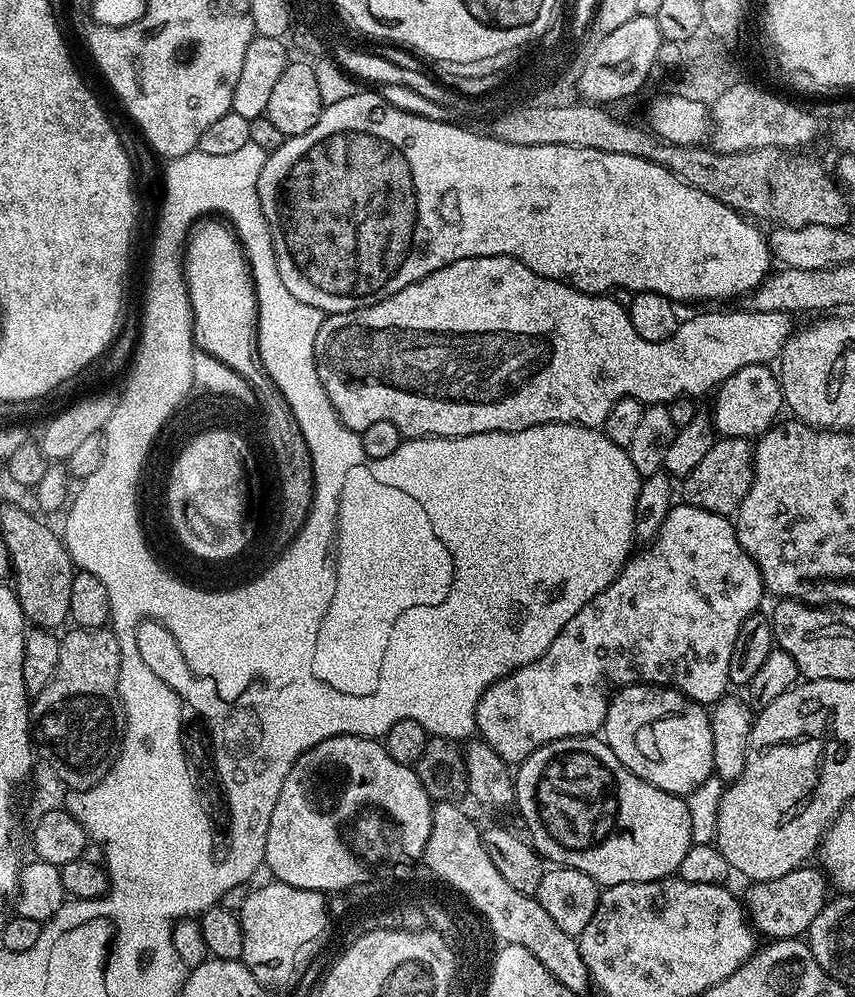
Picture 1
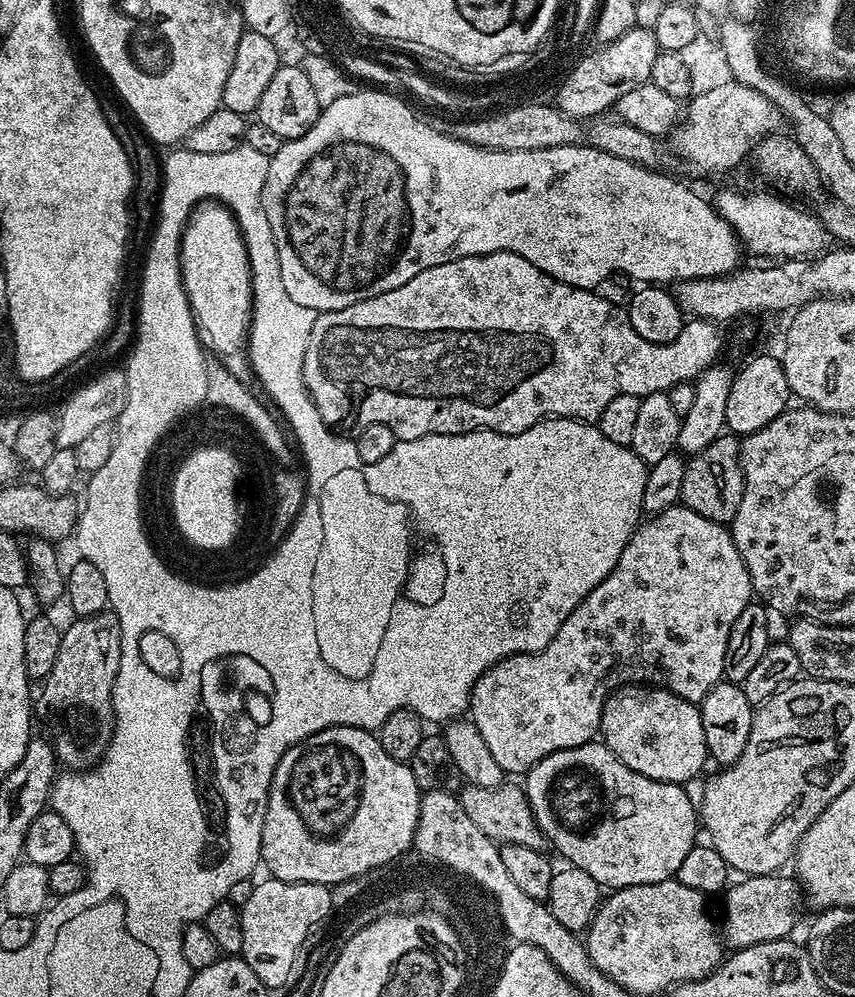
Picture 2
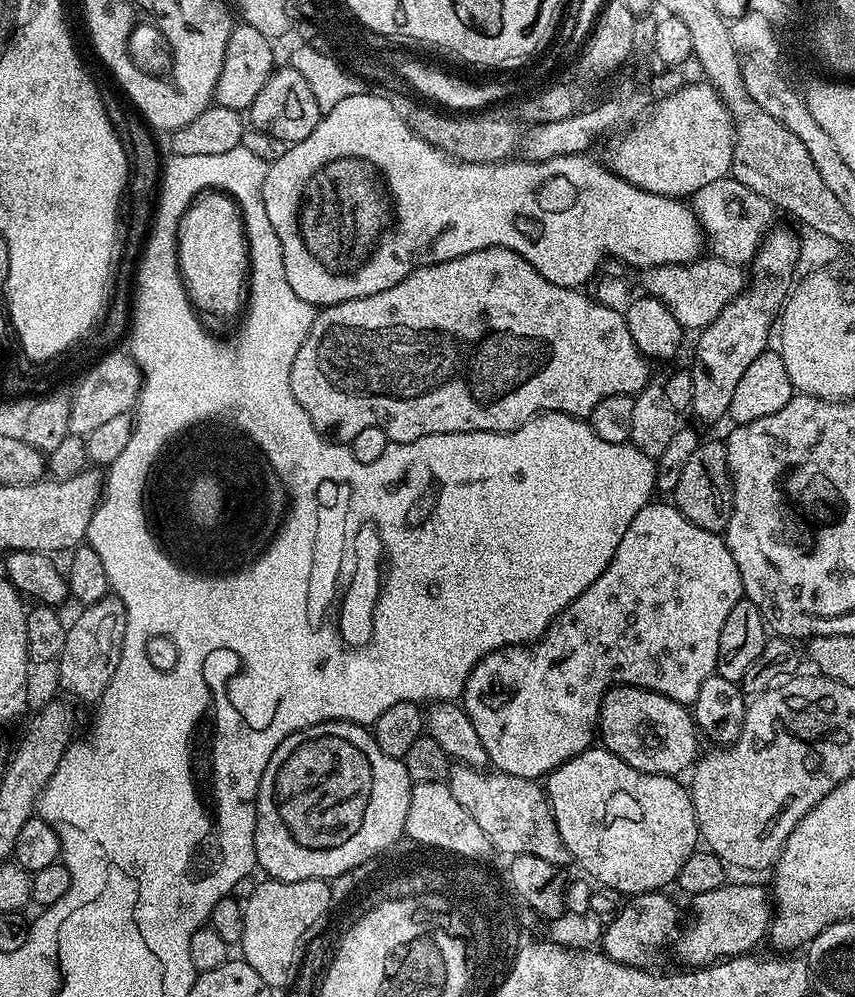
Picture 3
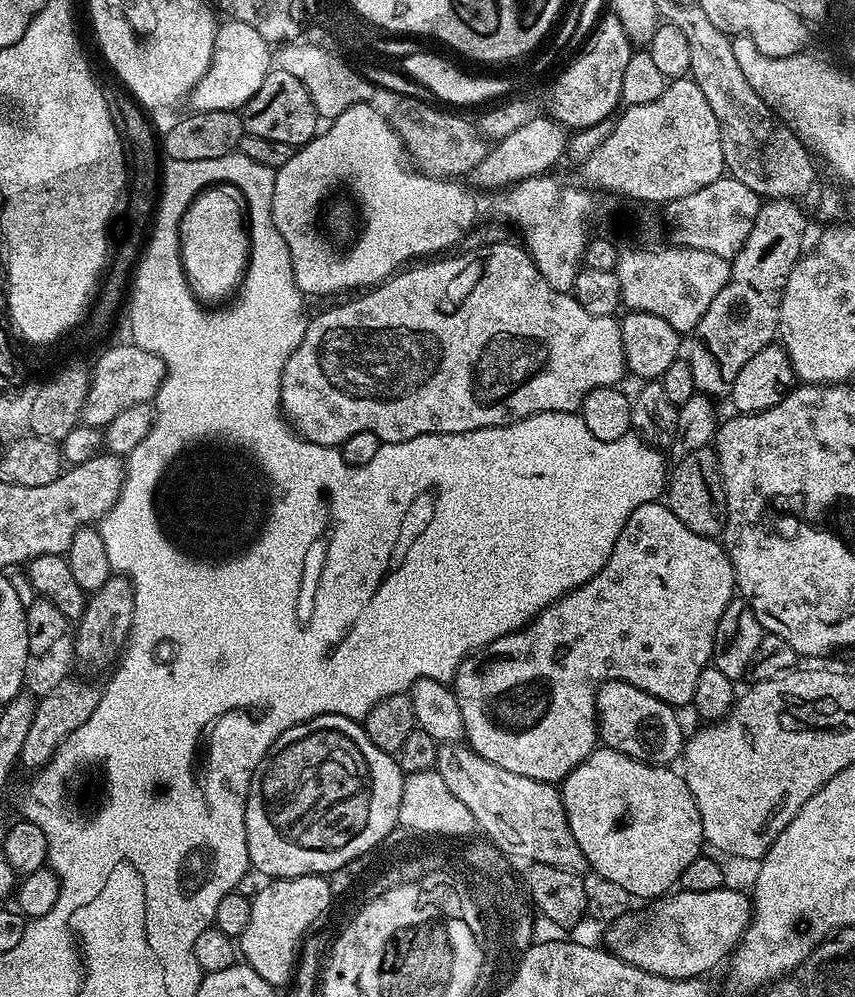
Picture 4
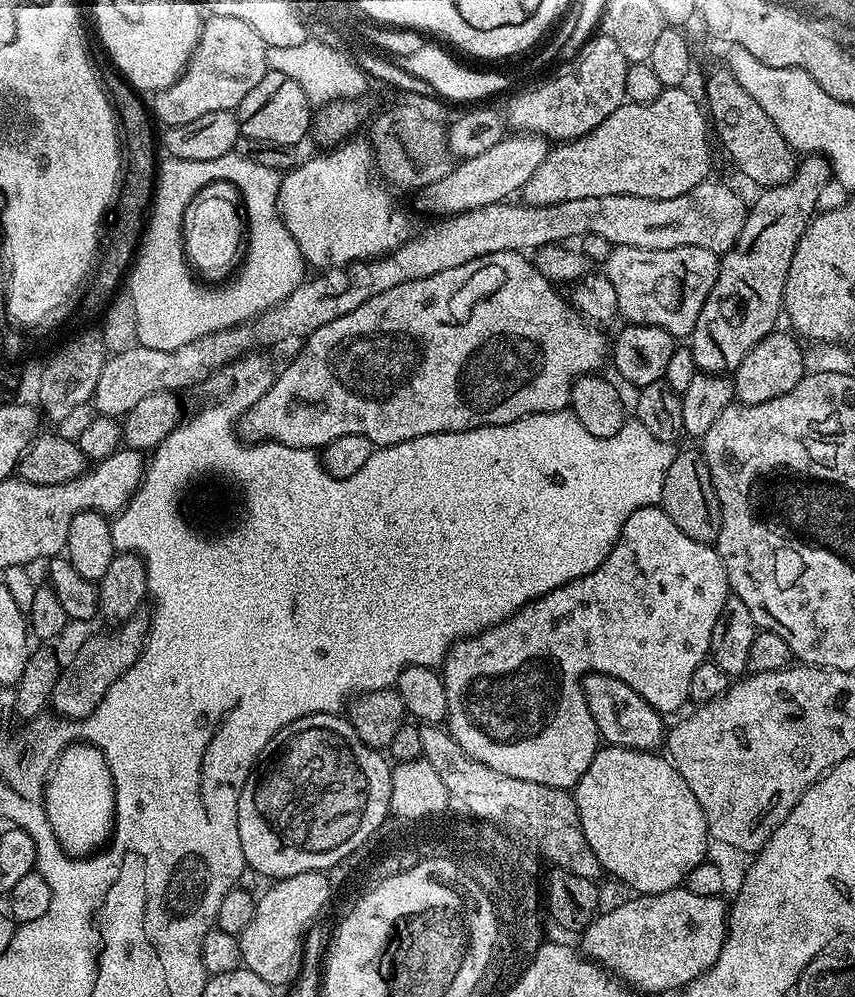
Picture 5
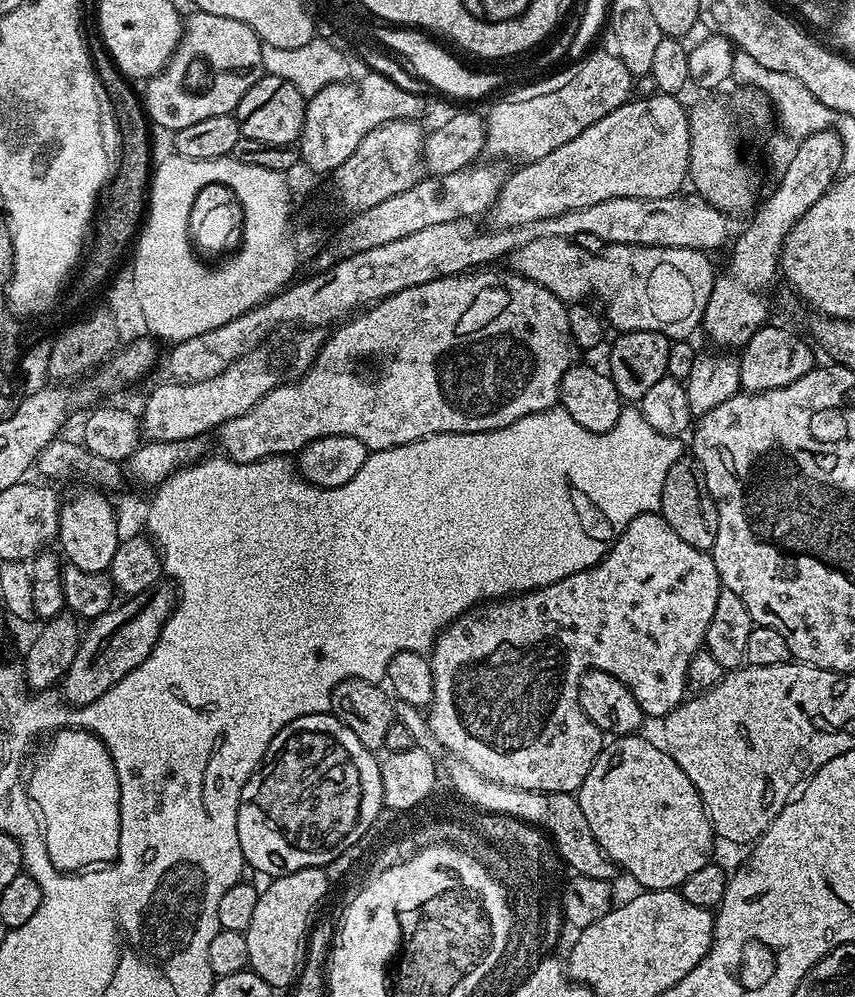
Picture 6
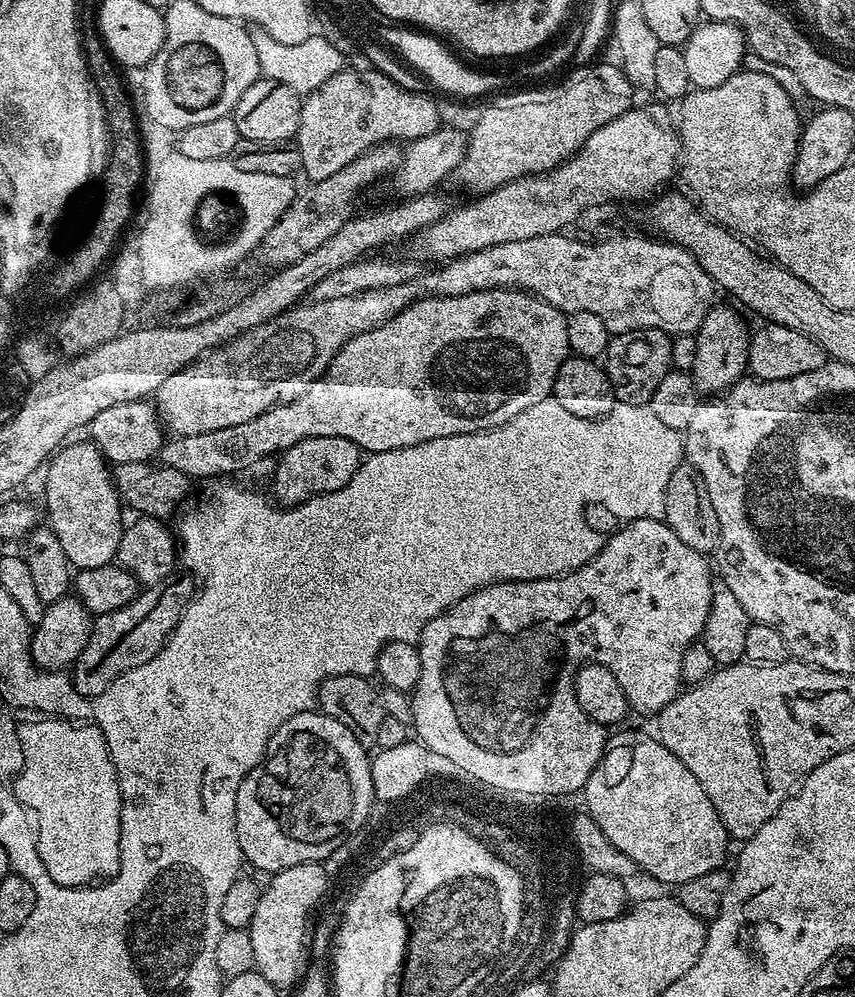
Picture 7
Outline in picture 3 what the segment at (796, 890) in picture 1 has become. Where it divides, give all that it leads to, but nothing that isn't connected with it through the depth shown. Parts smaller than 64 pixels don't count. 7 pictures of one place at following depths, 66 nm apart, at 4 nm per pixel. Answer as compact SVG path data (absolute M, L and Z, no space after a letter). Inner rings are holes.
M726 882L718 886L718 890L710 890L707 894L698 894L694 897L696 904L696 917L692 925L685 927L678 937L680 944L681 965L688 968L705 968L707 964L715 964L727 960L730 956L746 956L753 951L752 948L760 939L769 935L774 915L774 900L769 889L760 884L732 884Z

